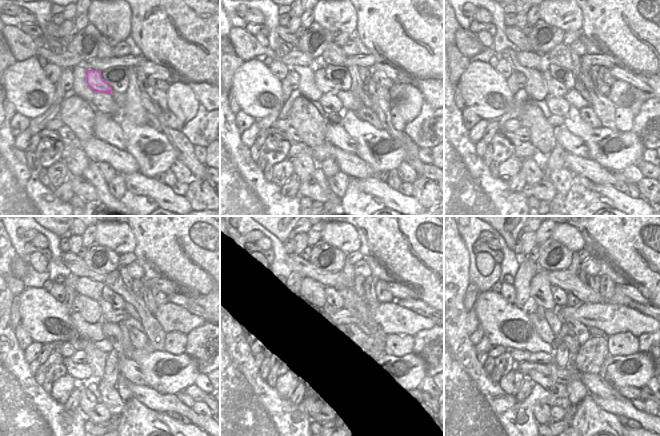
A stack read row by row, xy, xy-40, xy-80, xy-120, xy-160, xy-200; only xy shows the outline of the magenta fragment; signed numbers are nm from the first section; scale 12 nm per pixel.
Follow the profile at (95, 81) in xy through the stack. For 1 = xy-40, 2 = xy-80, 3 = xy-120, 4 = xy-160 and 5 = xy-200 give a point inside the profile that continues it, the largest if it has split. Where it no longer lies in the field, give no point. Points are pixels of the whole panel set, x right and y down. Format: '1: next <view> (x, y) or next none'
1: next xy-40 (325, 85)
2: next xy-80 (556, 89)
3: next xy-120 (108, 314)
4: next xy-160 (341, 315)
5: next xy-200 (611, 319)

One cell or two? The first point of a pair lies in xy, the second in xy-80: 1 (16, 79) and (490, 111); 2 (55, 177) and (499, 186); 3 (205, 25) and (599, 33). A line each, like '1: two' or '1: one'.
1: one
2: two
3: one

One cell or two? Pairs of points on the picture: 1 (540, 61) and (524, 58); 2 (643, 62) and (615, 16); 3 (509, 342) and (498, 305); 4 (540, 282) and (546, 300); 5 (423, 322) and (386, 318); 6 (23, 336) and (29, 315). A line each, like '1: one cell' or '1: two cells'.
1: one cell
2: one cell
3: one cell
4: one cell
5: one cell
6: two cells

